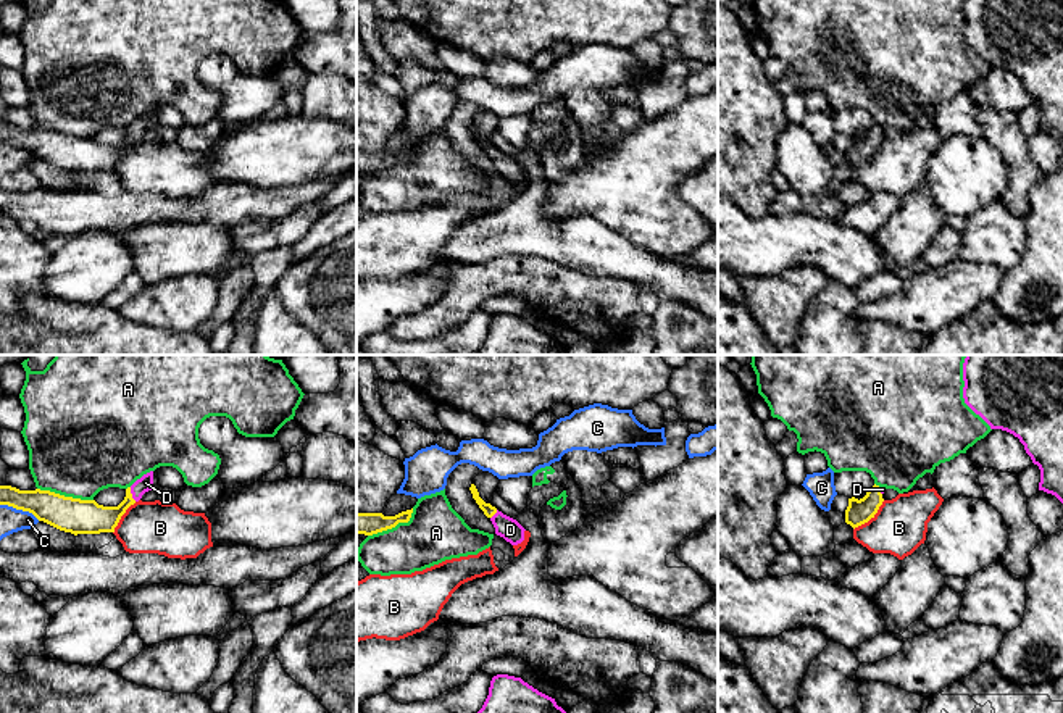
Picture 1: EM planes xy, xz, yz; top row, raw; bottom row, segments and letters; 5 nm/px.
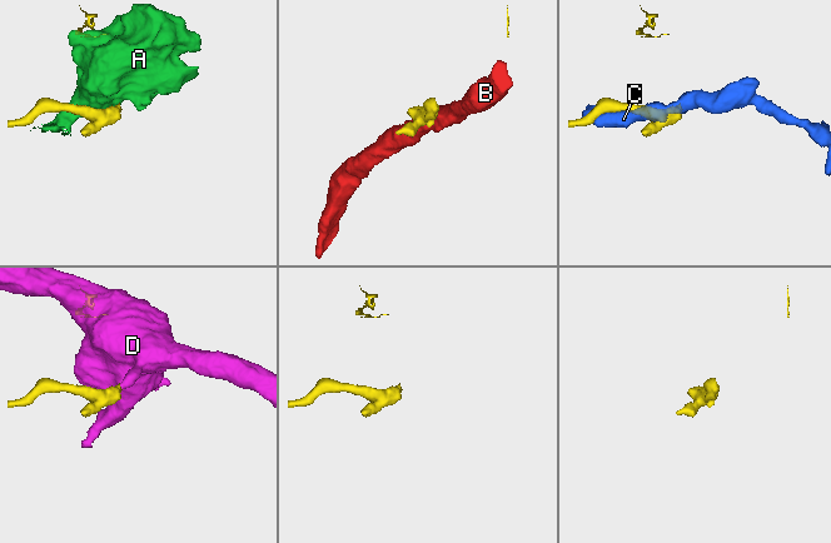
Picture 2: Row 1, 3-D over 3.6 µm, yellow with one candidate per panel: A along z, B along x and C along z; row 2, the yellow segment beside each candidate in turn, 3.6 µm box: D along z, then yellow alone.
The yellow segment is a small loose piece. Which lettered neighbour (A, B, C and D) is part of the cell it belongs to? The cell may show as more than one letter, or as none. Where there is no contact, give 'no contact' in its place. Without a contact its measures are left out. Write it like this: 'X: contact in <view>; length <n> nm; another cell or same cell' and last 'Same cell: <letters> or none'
A: contact in xy; length 280 nm; another cell
B: contact in yz; length 220 nm; another cell
C: contact in xy; length 220 nm; another cell
D: contact in xy; length 80 nm; same cell
Same cell: D

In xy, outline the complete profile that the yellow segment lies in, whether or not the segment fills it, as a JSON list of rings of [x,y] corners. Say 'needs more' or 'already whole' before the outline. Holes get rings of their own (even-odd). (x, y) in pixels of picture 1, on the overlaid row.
needs more; [[[153,471],[127,487],[126,497],[118,507],[103,507],[95,500],[65,497],[50,490],[19,490],[11,486],[0,486],[0,505],[29,511],[39,521],[74,536],[100,534],[115,532],[126,510],[152,489],[155,489]]]

